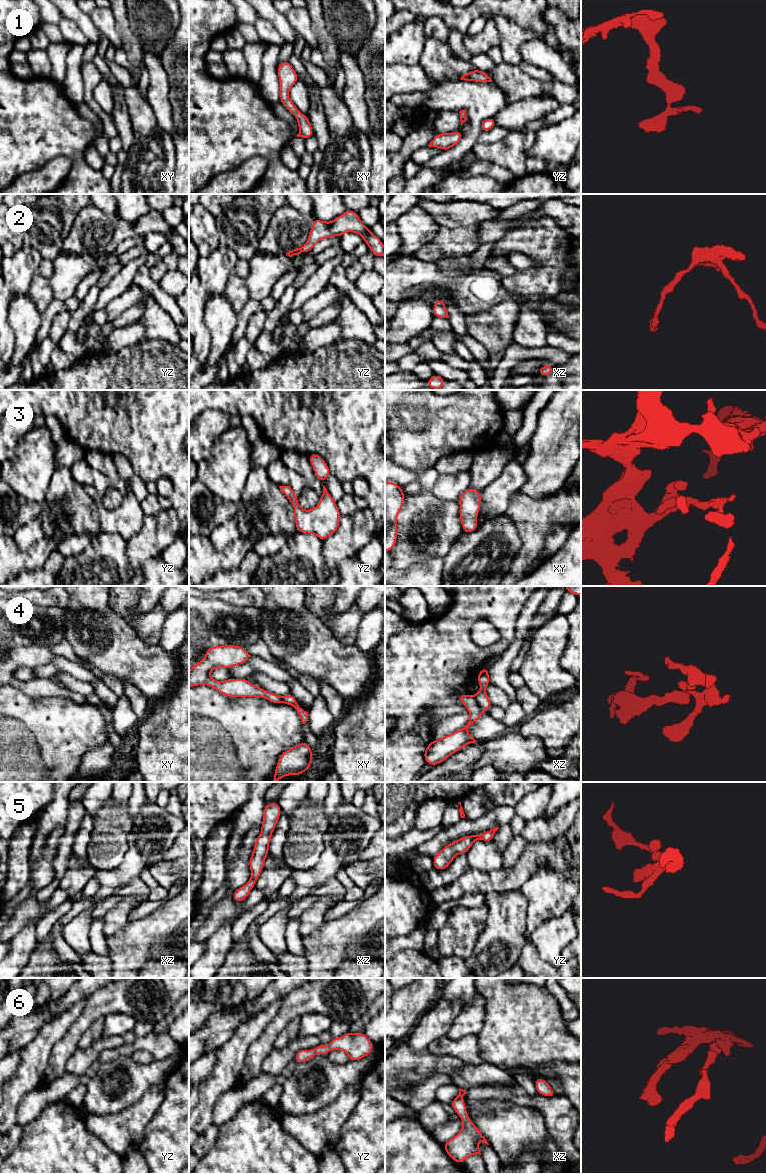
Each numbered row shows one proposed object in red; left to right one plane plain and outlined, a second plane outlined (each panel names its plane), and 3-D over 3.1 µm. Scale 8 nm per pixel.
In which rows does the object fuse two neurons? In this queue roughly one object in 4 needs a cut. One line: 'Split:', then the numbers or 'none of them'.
Split: none of them

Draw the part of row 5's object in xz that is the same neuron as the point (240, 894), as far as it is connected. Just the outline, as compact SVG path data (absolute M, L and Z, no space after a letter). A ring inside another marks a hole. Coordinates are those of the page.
M277 802L265 804L261 833L256 839L253 853L249 859L251 878L245 885L234 891L234 902L245 901L250 891L255 887L255 883L260 877L265 859L269 853L271 836L278 823L281 812L282 810Z

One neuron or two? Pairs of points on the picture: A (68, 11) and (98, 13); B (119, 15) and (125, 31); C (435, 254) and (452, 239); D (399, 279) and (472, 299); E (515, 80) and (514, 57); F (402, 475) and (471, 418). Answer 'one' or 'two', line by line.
A: two
B: one
C: one
D: one
E: two
F: two

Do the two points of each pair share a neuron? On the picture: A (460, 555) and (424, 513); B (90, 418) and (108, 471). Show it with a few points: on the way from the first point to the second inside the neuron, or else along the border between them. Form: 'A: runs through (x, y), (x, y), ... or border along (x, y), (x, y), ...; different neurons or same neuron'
A: border along (463, 532), (442, 559); different neurons
B: border along (84, 451), (101, 451), (111, 455); different neurons

